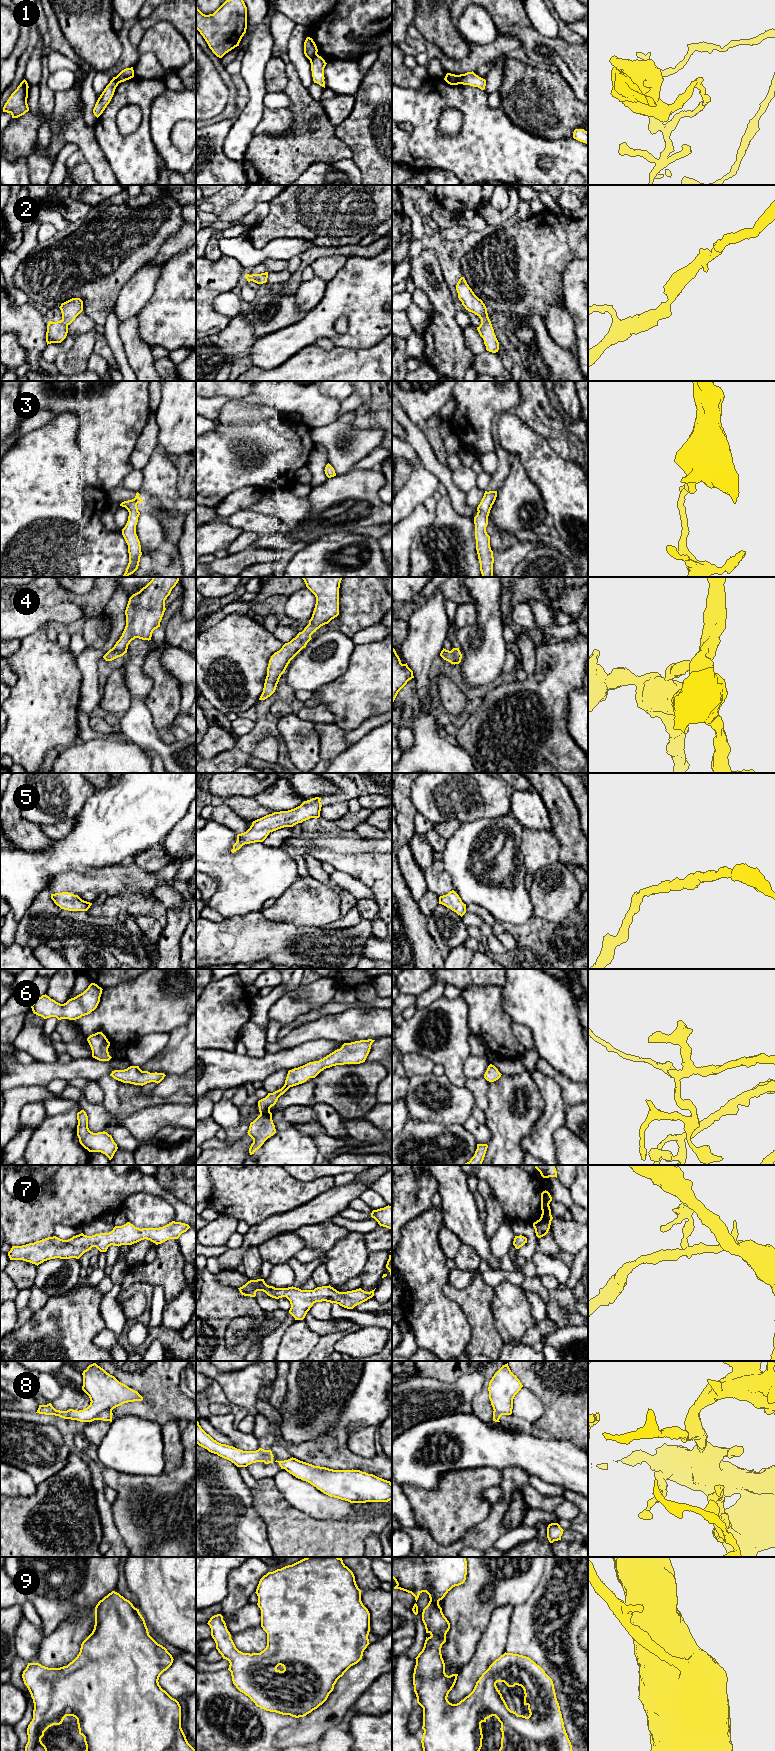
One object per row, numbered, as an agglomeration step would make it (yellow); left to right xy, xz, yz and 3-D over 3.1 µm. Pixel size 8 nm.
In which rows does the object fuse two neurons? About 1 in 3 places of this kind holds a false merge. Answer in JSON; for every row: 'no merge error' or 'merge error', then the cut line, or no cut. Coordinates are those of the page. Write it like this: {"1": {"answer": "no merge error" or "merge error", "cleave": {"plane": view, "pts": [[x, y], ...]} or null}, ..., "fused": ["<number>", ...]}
{"1": {"answer": "merge error", "cleave": {"plane": "yz", "pts": [[456, 75], [461, 83]]}}, "2": {"answer": "no merge error", "cleave": null}, "3": {"answer": "no merge error", "cleave": null}, "4": {"answer": "no merge error", "cleave": null}, "5": {"answer": "no merge error", "cleave": null}, "6": {"answer": "no merge error", "cleave": null}, "7": {"answer": "no merge error", "cleave": null}, "8": {"answer": "no merge error", "cleave": null}, "9": {"answer": "no merge error", "cleave": null}, "fused": ["1"]}

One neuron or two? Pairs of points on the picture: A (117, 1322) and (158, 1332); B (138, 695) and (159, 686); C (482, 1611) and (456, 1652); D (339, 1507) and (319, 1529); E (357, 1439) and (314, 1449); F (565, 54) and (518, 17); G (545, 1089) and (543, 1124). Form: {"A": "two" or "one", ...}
{"A": "two", "B": "two", "C": "one", "D": "two", "E": "two", "F": "one", "G": "one"}

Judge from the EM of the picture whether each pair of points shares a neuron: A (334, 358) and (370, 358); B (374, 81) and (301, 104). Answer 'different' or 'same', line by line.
A: same
B: different

